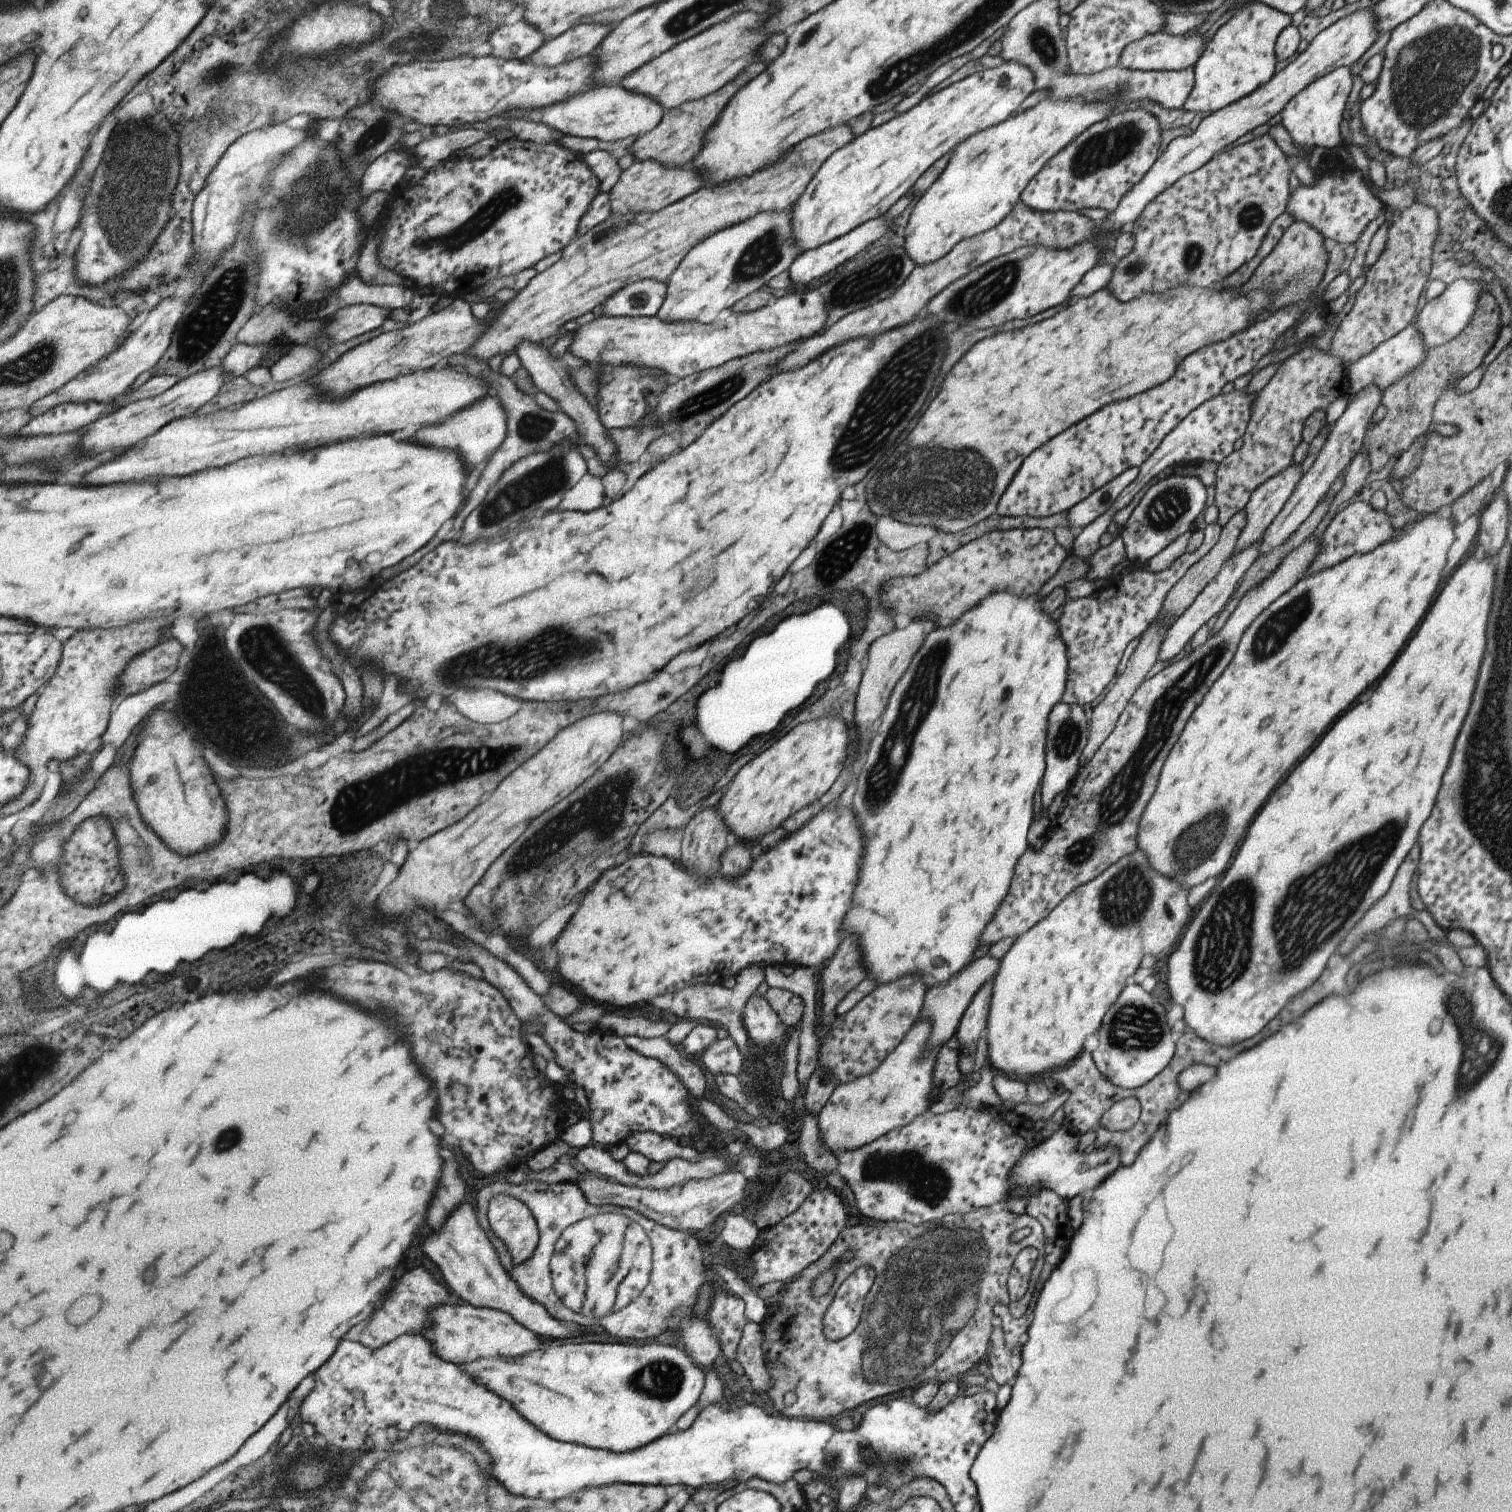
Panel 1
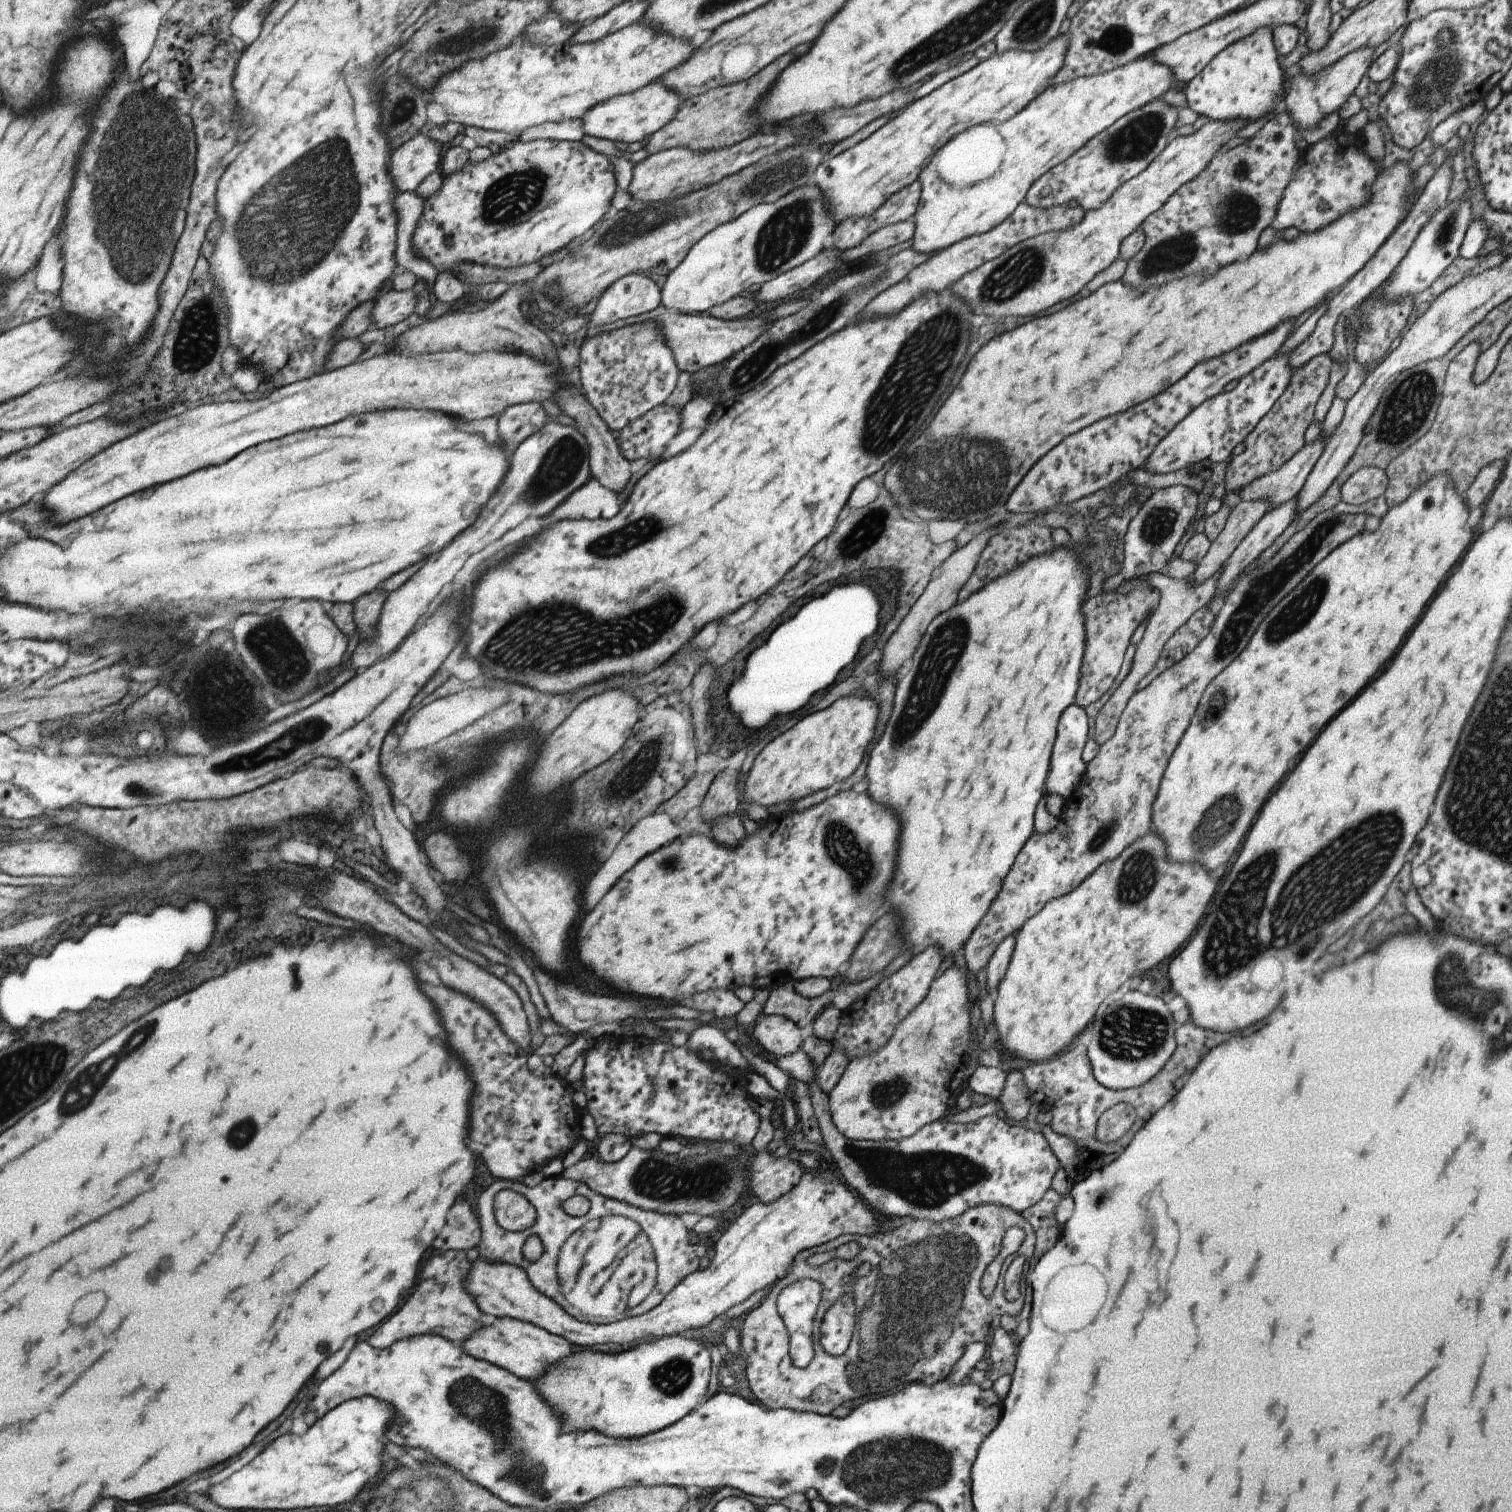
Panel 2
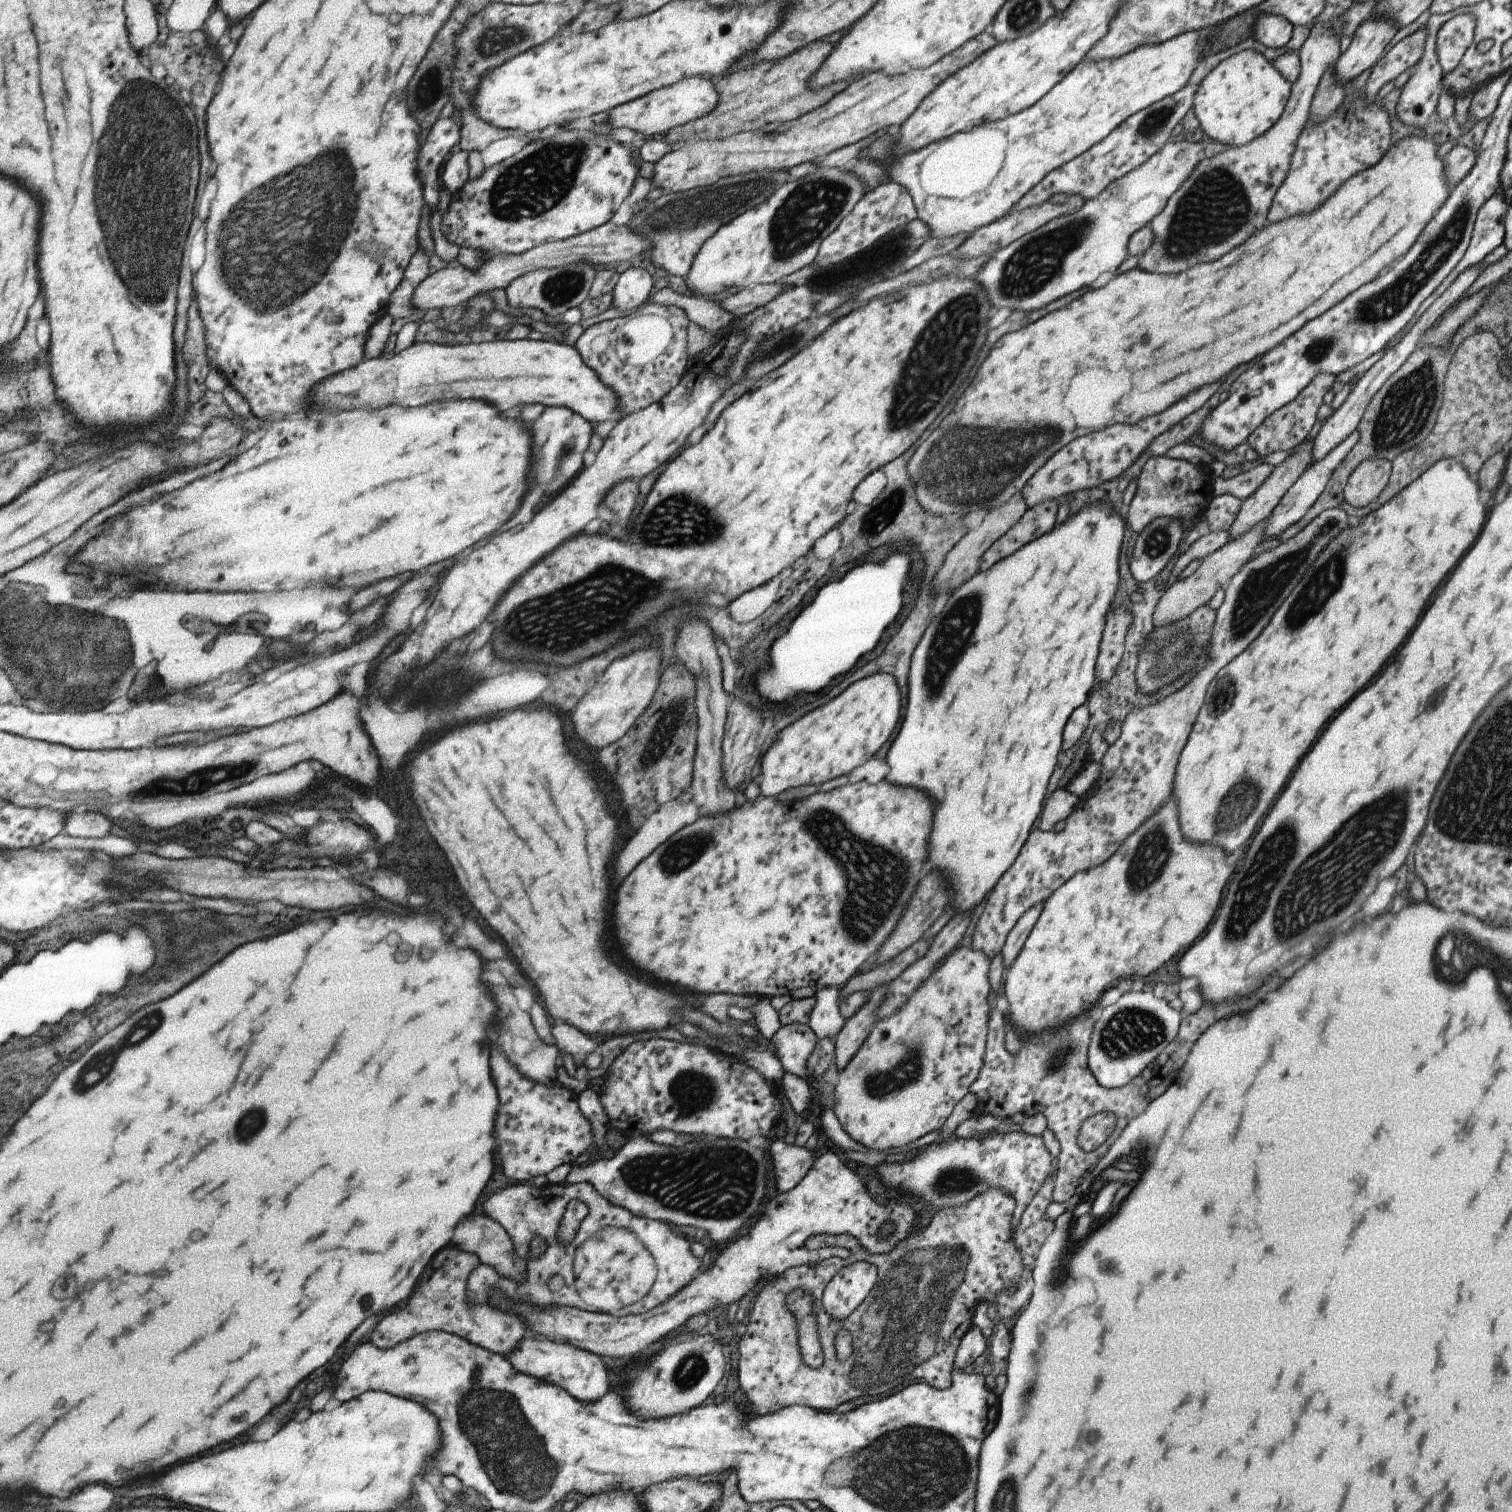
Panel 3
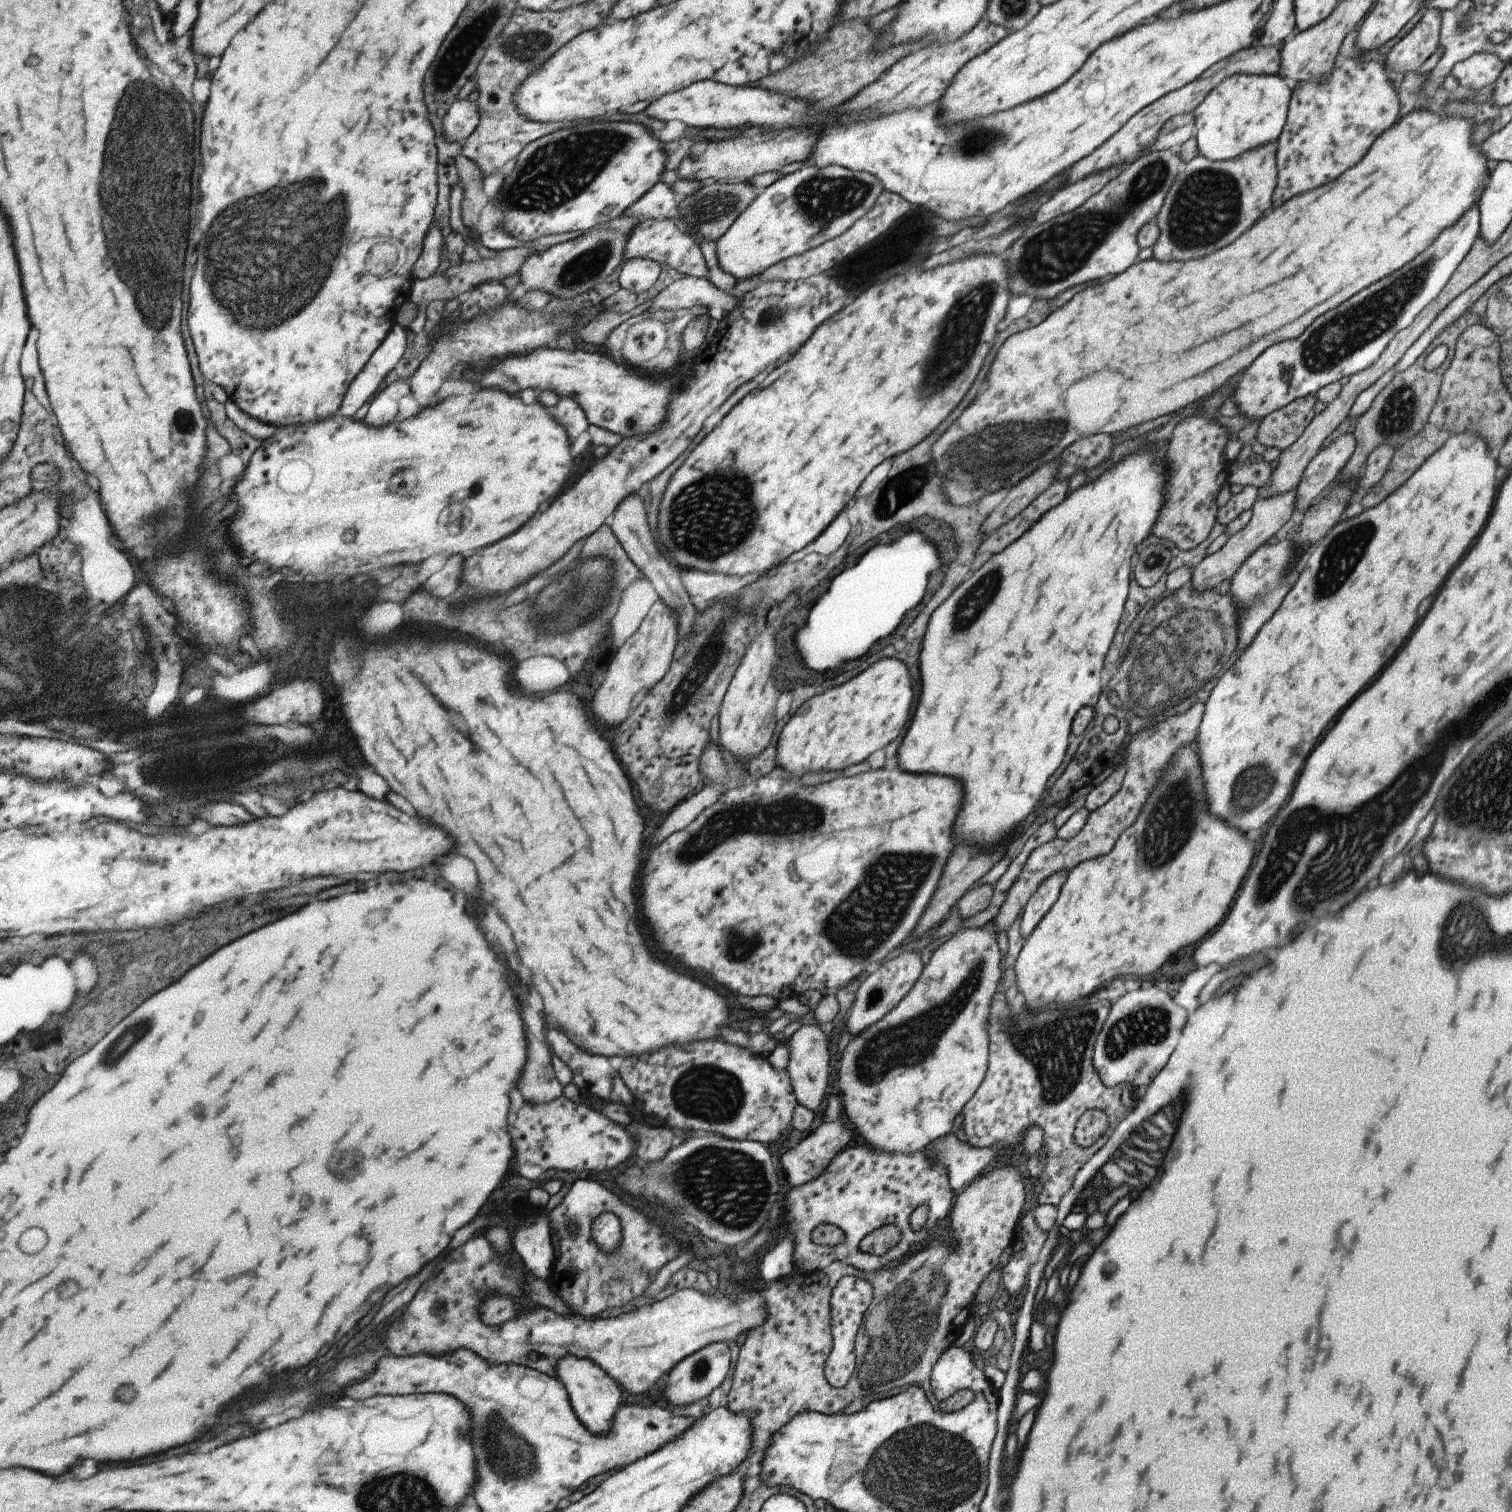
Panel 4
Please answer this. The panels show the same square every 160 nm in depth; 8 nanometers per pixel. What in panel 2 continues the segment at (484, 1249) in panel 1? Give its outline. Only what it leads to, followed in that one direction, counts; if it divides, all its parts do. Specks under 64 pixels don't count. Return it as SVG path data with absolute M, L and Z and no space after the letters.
M823 1162L816 1170L804 1170L799 1182L783 1196L779 1196L769 1204L753 1204L749 1206L735 1222L721 1234L717 1243L713 1246L713 1258L709 1266L703 1270L697 1270L687 1274L664 1298L648 1312L644 1314L627 1317L625 1319L613 1320L612 1323L596 1323L594 1321L578 1320L572 1313L567 1313L557 1302L550 1300L547 1296L540 1294L527 1281L527 1276L522 1268L517 1268L511 1263L491 1262L477 1258L472 1263L470 1274L467 1275L466 1292L478 1302L479 1309L483 1313L497 1318L508 1318L527 1322L535 1327L541 1328L548 1334L559 1336L567 1342L571 1342L575 1348L581 1346L599 1346L599 1344L631 1344L639 1342L641 1338L657 1337L658 1339L670 1335L680 1335L684 1331L698 1332L704 1325L708 1324L715 1317L723 1314L729 1308L743 1302L754 1292L760 1289L767 1289L787 1275L791 1269L791 1262L795 1259L797 1252L807 1251L836 1237L845 1234L869 1236L879 1234L877 1219L869 1208L865 1208L863 1200L853 1195L853 1190L841 1180L836 1169L829 1167Z

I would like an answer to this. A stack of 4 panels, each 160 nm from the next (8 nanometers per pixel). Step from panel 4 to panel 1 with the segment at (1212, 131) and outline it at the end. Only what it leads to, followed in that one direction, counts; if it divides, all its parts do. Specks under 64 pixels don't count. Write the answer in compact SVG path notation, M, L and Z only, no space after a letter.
M1258 1L1237 9L1206 42L1194 70L1194 85L1182 104L1187 112L1213 112L1250 94L1274 75L1274 44L1279 32L1289 26L1291 16Z

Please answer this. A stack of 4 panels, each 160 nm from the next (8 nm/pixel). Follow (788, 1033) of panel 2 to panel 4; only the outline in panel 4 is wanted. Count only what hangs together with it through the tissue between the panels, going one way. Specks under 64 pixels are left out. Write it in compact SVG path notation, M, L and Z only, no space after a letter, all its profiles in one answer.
M803 1023L793 1032L785 1045L788 1052L785 1072L790 1078L792 1091L797 1102L813 1112L823 1100L823 1094L827 1088L827 1078L829 1078L829 1061L832 1056L828 1054L826 1042L827 1037L823 1035L817 1025Z

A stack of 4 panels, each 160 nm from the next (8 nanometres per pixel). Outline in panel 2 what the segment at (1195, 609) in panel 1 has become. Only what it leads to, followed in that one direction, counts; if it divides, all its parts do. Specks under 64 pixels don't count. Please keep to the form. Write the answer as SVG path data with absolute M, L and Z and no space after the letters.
M1297 496L1291 500L1271 507L1269 511L1249 530L1249 533L1237 544L1237 548L1231 552L1227 561L1222 565L1223 570L1217 578L1216 594L1224 594L1231 588L1243 568L1257 559L1263 550L1266 550L1281 532L1289 526L1289 522L1295 518L1297 510Z

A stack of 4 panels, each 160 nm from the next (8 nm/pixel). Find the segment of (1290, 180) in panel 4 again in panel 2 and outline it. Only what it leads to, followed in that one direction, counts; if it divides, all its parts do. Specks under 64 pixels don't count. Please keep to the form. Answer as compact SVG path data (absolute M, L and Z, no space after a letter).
M1336 130L1315 144L1305 146L1269 226L1275 230L1293 226L1301 232L1315 232L1321 226L1337 220L1343 212L1363 206L1377 174L1375 162L1363 150L1360 133L1357 135Z

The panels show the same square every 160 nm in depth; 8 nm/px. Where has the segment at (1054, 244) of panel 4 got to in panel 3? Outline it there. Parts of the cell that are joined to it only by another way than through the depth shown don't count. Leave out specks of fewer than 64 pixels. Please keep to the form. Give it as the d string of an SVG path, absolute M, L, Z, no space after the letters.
M1189 140L1165 142L1159 151L1149 156L1143 164L1133 168L1118 180L1107 184L1107 188L1103 188L1103 192L1099 196L1084 200L1083 206L1077 212L1063 214L1054 220L1049 220L1035 231L1017 238L1006 248L996 251L971 279L977 280L977 284L981 284L993 310L1011 308L1012 311L1026 312L1027 310L1037 310L1037 308L1045 306L1049 300L1057 300L1059 296L1065 296L1083 286L1089 286L1103 272L1115 272L1120 264L1128 258L1129 238L1137 230L1148 225L1163 210L1169 196L1177 191L1179 184L1182 184L1183 180L1189 176L1189 172L1195 168L1195 164L1200 162L1199 156L1204 154L1204 145L1202 142L1189 142Z

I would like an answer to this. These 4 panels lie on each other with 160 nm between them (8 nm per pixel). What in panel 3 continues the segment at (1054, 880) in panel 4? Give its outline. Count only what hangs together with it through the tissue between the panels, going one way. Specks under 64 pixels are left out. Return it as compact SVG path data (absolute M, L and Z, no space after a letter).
M1043 902L1033 904L1029 910L1023 912L1022 916L1019 916L1015 925L1011 928L1009 934L1007 934L1007 938L1005 938L1000 951L1003 967L1010 966L1011 962L1015 960L1017 954L1021 951L1024 941L1027 939L1029 932L1031 932L1031 928L1035 926L1035 922L1039 918L1039 914L1041 914L1042 908Z

